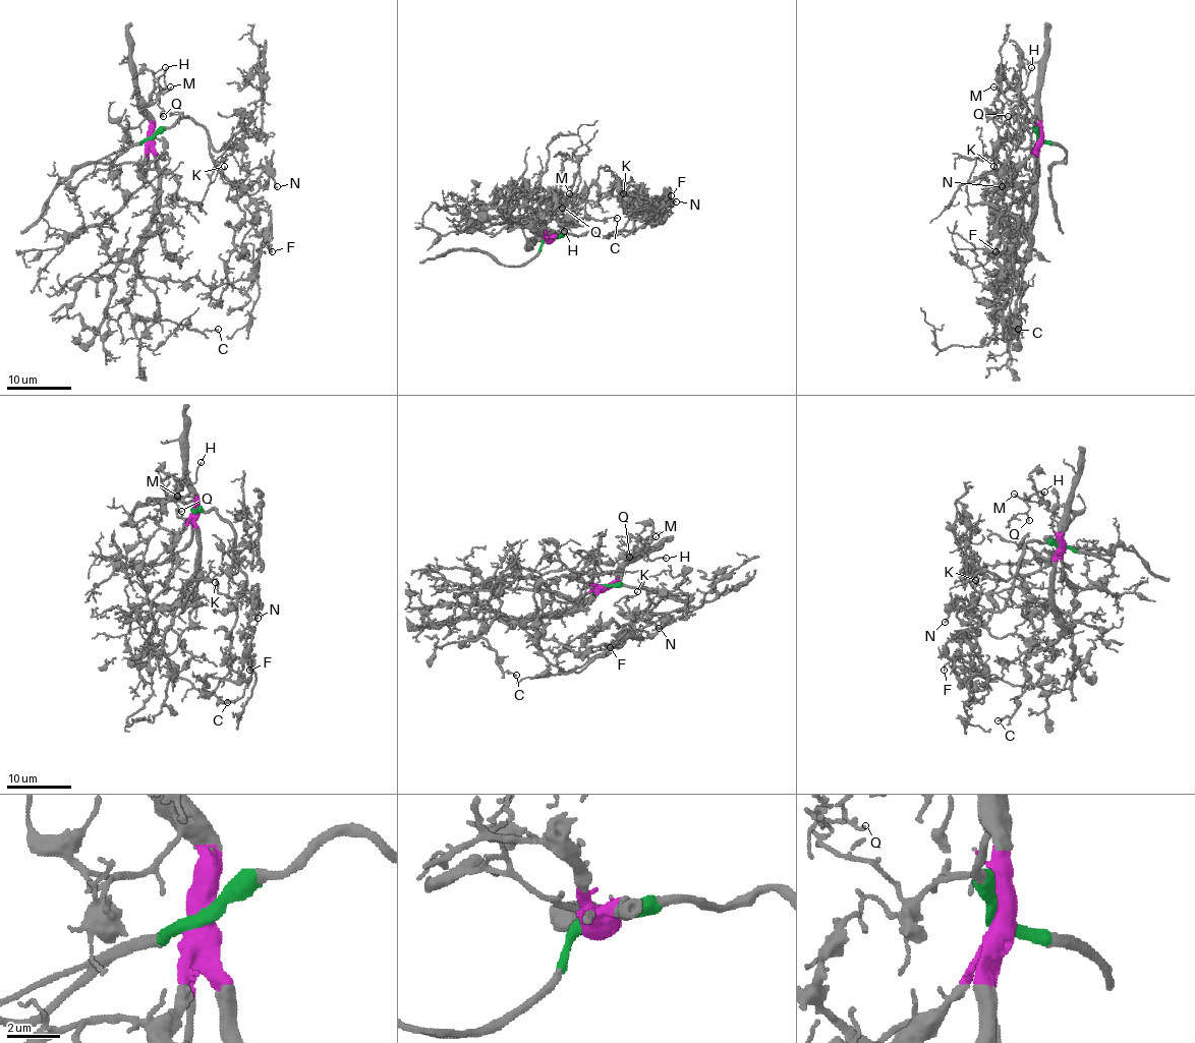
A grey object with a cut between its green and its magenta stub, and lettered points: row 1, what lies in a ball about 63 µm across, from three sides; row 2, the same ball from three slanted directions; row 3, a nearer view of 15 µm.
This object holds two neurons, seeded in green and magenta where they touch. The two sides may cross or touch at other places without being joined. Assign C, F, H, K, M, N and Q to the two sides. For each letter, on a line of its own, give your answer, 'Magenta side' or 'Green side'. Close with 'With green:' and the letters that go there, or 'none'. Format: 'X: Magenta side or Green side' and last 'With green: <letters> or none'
C: Magenta side
F: Green side
H: Magenta side
K: Green side
M: Magenta side
N: Green side
Q: Magenta side
With green: F, K, N

